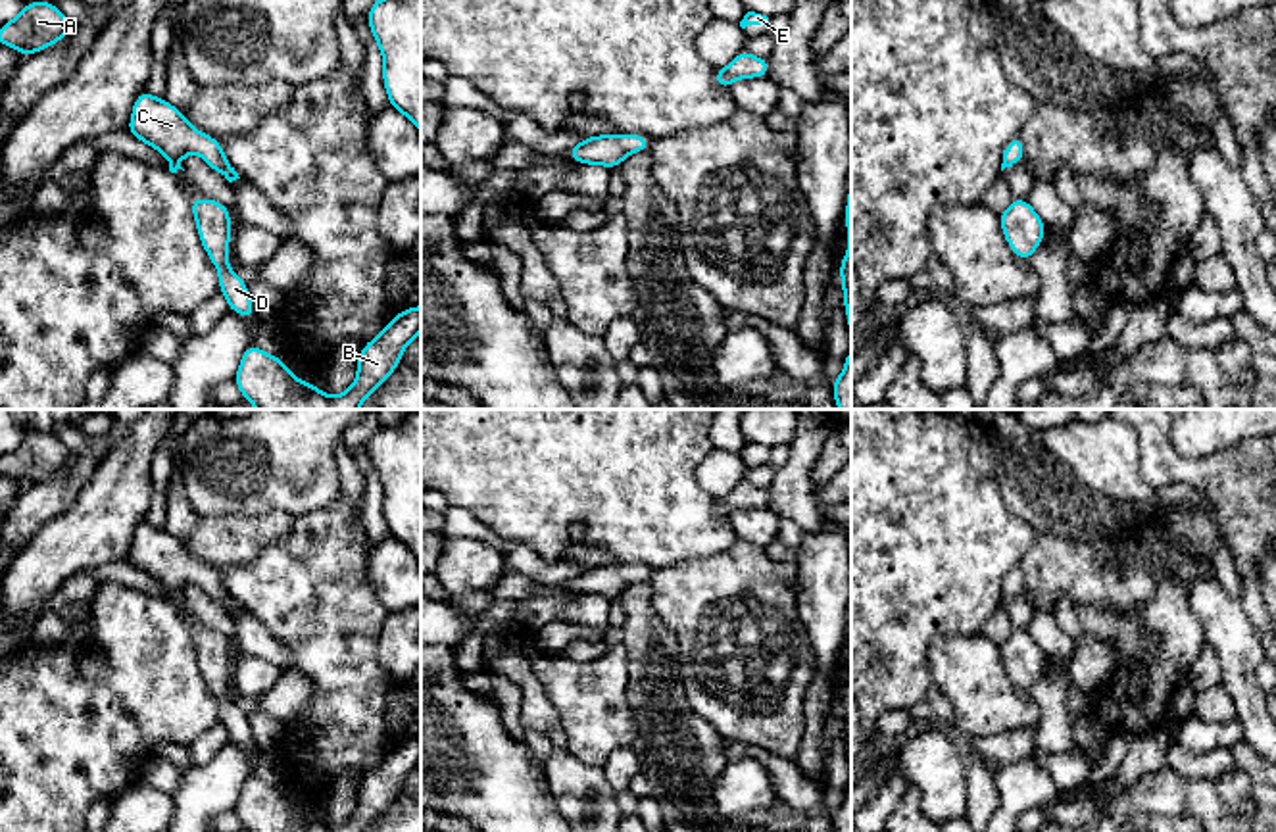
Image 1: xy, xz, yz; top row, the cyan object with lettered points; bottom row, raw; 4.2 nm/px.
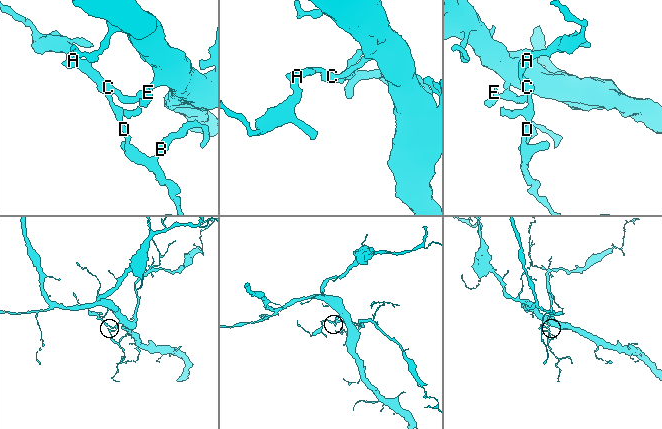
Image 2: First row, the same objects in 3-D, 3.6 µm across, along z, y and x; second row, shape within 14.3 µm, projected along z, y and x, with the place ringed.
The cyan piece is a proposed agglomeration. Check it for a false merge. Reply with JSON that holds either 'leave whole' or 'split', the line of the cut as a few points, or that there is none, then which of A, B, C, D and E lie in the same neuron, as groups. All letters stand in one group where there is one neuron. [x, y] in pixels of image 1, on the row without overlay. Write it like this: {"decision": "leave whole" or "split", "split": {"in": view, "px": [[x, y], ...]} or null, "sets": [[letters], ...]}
{"decision": "leave whole", "split": null, "sets": [["A", "B", "C", "D", "E"]]}

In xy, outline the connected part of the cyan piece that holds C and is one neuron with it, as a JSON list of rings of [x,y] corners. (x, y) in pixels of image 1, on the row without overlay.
[[[142,521],[133,536],[127,561],[140,573],[150,575],[165,586],[169,601],[177,603],[186,584],[200,584],[204,592],[229,613],[240,609],[227,592],[221,573],[194,559],[183,542],[165,528]]]

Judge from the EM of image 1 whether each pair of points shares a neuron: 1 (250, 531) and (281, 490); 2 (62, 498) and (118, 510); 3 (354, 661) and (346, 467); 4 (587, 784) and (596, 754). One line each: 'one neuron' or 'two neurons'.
1: two neurons
2: two neurons
3: one neuron
4: two neurons

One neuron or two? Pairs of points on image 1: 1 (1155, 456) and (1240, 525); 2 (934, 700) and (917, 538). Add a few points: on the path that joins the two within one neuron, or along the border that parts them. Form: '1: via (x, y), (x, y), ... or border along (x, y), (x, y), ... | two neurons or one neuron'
1: via (1178, 469), (1200, 473), (1228, 502) | one neuron
2: border along (932, 686), (909, 709) | two neurons

